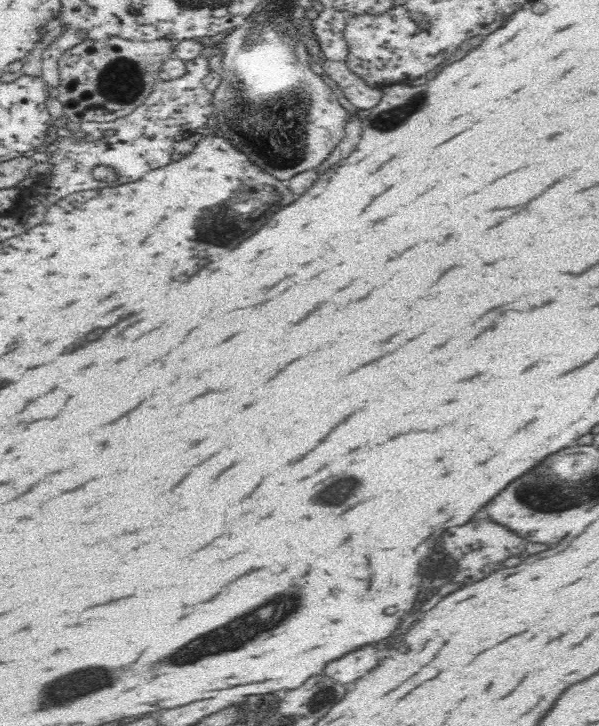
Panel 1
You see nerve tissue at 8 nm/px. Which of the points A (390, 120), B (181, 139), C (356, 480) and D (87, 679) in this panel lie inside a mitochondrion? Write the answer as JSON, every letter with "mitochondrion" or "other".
{"A":"mitochondrion","B":"other","C":"mitochondrion","D":"mitochondrion"}

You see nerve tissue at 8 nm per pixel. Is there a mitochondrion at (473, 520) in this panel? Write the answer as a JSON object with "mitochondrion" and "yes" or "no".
{"mitochondrion":"no"}

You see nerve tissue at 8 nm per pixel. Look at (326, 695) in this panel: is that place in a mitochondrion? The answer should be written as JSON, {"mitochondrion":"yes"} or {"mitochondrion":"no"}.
{"mitochondrion":"yes"}

